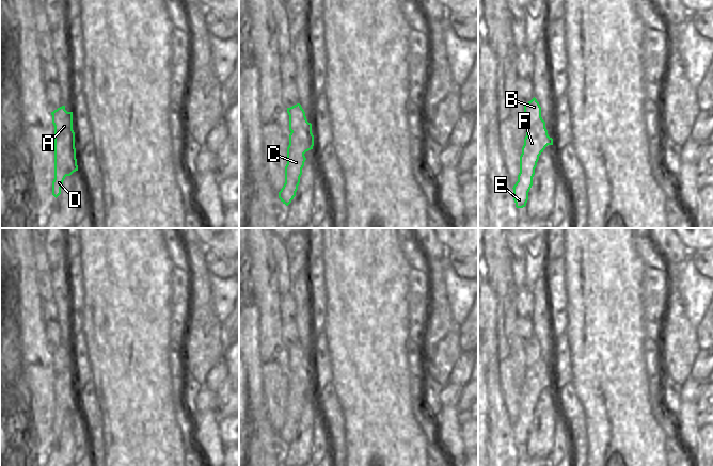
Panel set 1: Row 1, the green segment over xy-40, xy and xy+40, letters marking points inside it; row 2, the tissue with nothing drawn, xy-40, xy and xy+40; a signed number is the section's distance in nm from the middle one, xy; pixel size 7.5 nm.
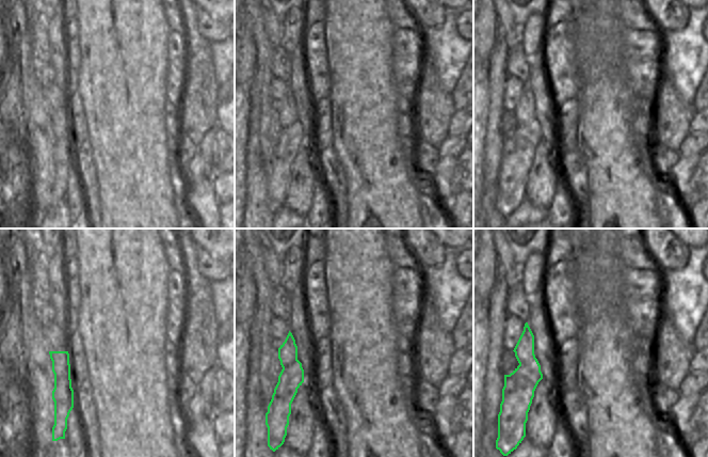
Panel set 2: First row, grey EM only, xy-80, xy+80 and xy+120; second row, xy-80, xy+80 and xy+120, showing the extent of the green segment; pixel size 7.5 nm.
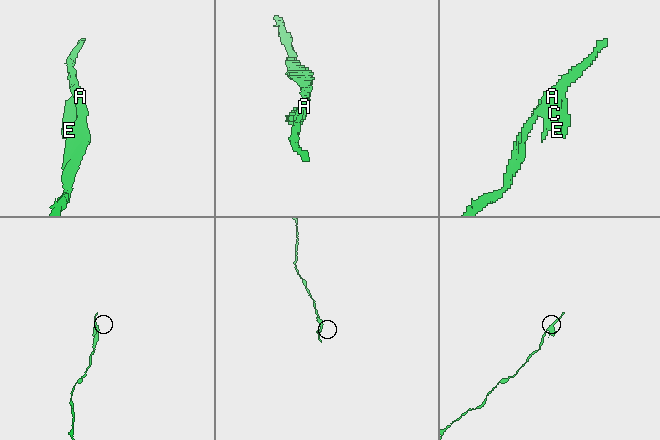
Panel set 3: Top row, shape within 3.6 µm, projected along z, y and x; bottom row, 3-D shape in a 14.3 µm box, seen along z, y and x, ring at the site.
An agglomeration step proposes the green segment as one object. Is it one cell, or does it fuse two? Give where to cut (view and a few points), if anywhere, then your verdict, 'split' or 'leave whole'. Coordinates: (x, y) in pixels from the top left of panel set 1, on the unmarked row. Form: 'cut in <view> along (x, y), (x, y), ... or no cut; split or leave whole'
cut in xy-40 along (54, 373), (74, 374); split

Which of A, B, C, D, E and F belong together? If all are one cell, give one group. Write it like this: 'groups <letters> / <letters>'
groups A B / C D E F

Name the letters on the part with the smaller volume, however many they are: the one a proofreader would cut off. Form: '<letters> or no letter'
C, D, E, F

